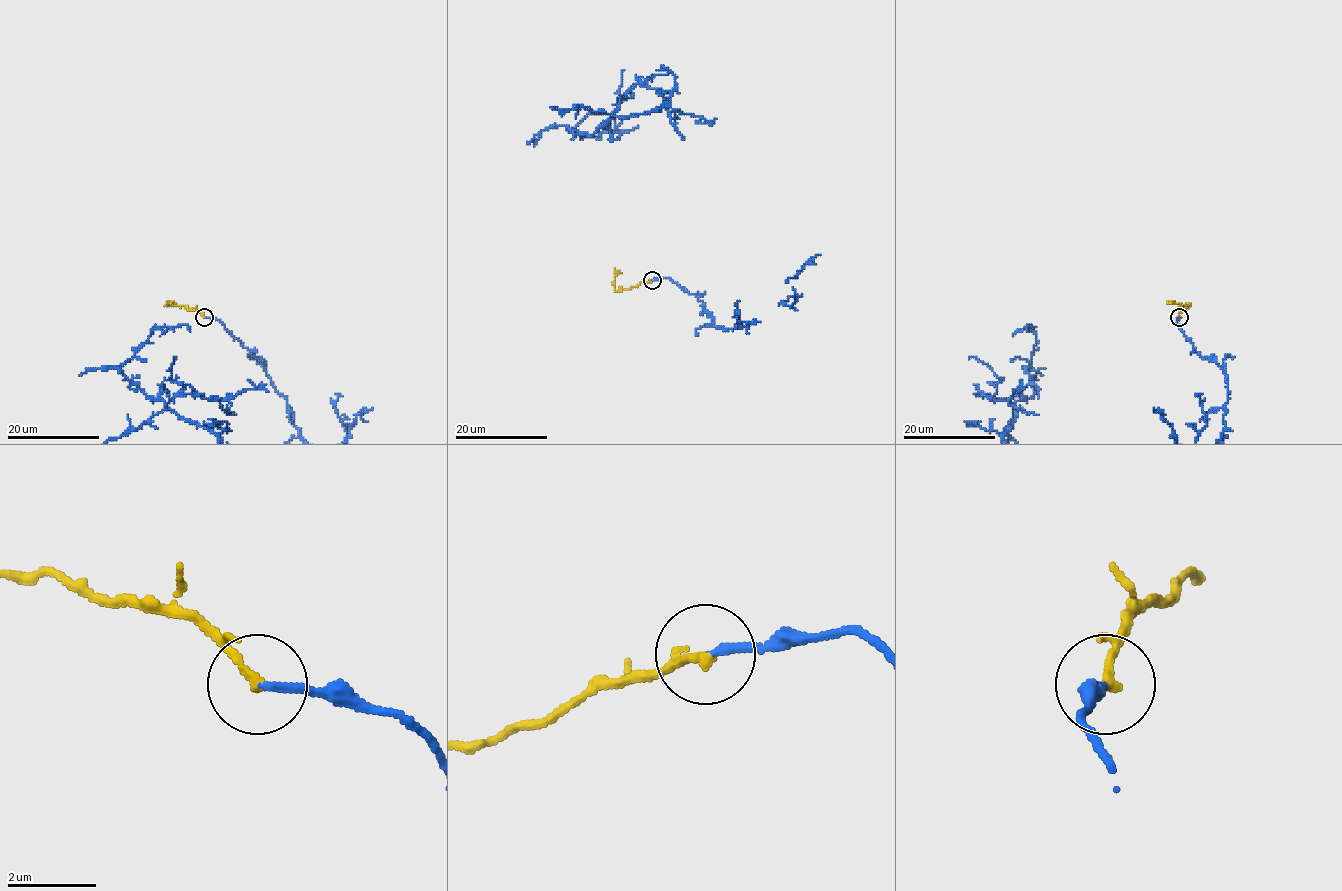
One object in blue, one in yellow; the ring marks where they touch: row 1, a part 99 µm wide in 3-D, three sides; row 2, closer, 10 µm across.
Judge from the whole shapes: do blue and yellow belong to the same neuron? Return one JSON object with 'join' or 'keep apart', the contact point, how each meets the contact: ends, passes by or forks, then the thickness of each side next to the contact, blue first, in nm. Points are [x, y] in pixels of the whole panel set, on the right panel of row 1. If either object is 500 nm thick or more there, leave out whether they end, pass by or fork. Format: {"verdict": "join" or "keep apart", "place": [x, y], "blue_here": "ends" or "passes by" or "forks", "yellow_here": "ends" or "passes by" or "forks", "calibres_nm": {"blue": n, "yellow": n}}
{"verdict": "join", "place": [1179, 317], "blue_here": "ends", "yellow_here": "ends", "calibres_nm": {"blue": 170, "yellow": 240}}

